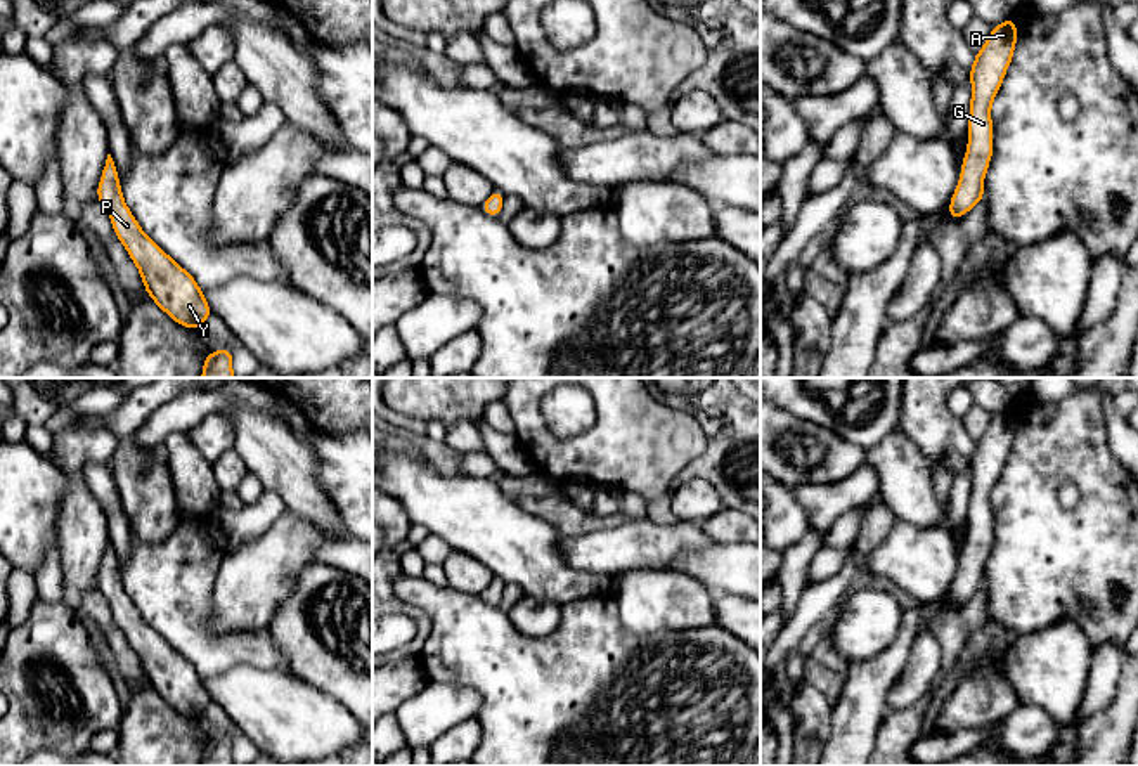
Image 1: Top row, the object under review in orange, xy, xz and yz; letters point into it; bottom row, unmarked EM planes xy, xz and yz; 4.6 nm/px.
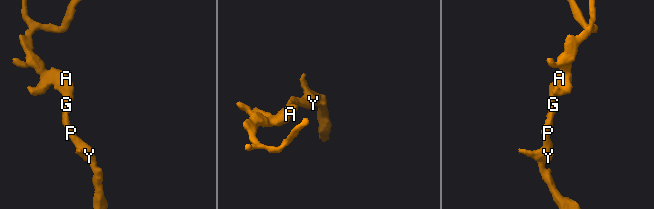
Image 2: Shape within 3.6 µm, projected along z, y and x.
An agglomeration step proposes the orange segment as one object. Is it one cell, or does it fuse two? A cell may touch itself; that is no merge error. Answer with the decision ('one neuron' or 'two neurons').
one neuron

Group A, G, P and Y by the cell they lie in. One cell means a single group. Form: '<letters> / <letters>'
A G P Y

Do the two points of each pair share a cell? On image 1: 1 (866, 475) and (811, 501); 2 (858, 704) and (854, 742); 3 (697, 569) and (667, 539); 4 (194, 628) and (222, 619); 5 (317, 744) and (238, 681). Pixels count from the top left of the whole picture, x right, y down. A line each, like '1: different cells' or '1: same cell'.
1: same cell
2: same cell
3: different cells
4: different cells
5: same cell

